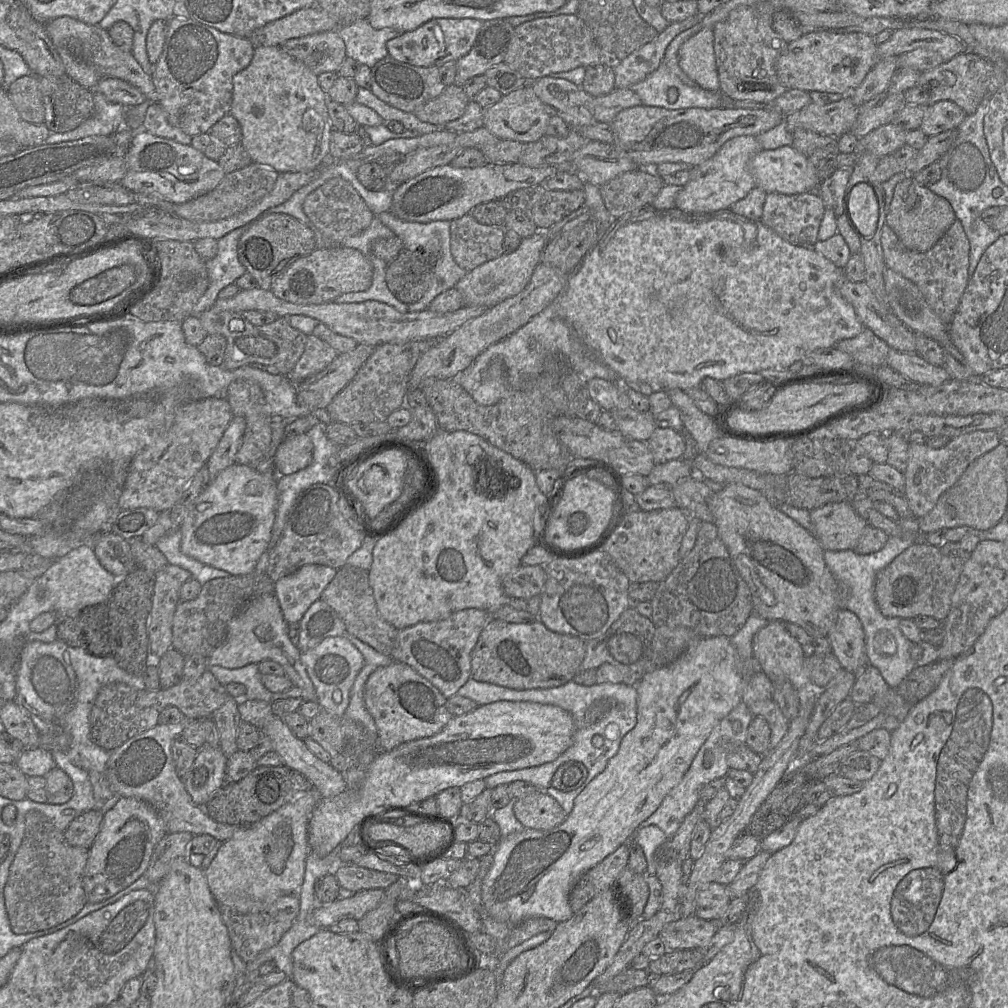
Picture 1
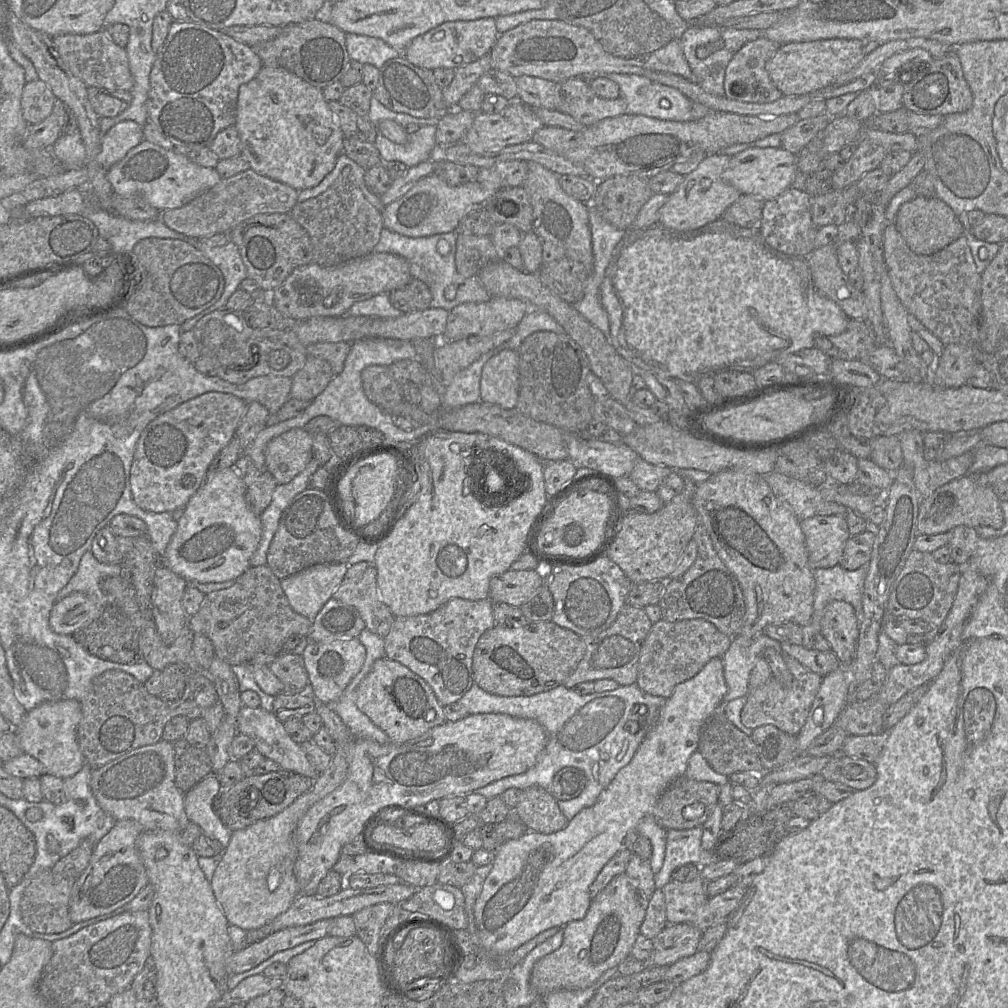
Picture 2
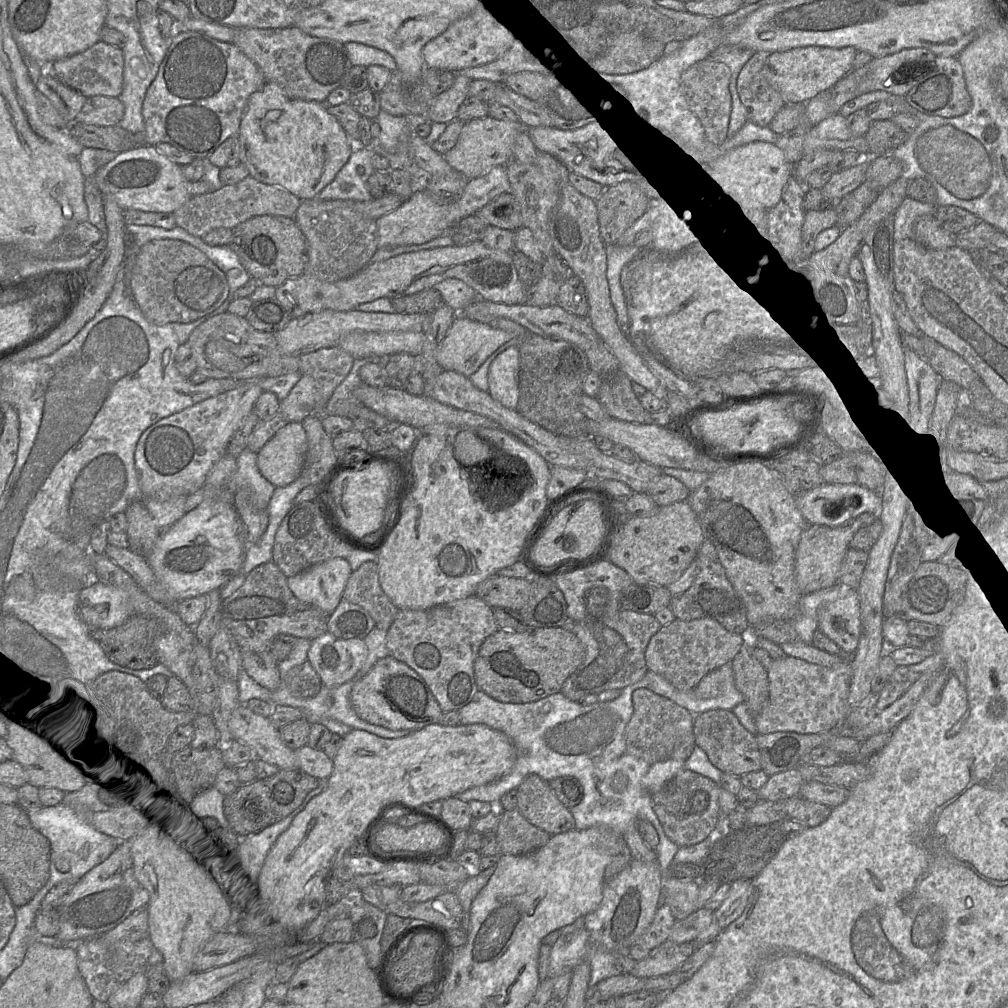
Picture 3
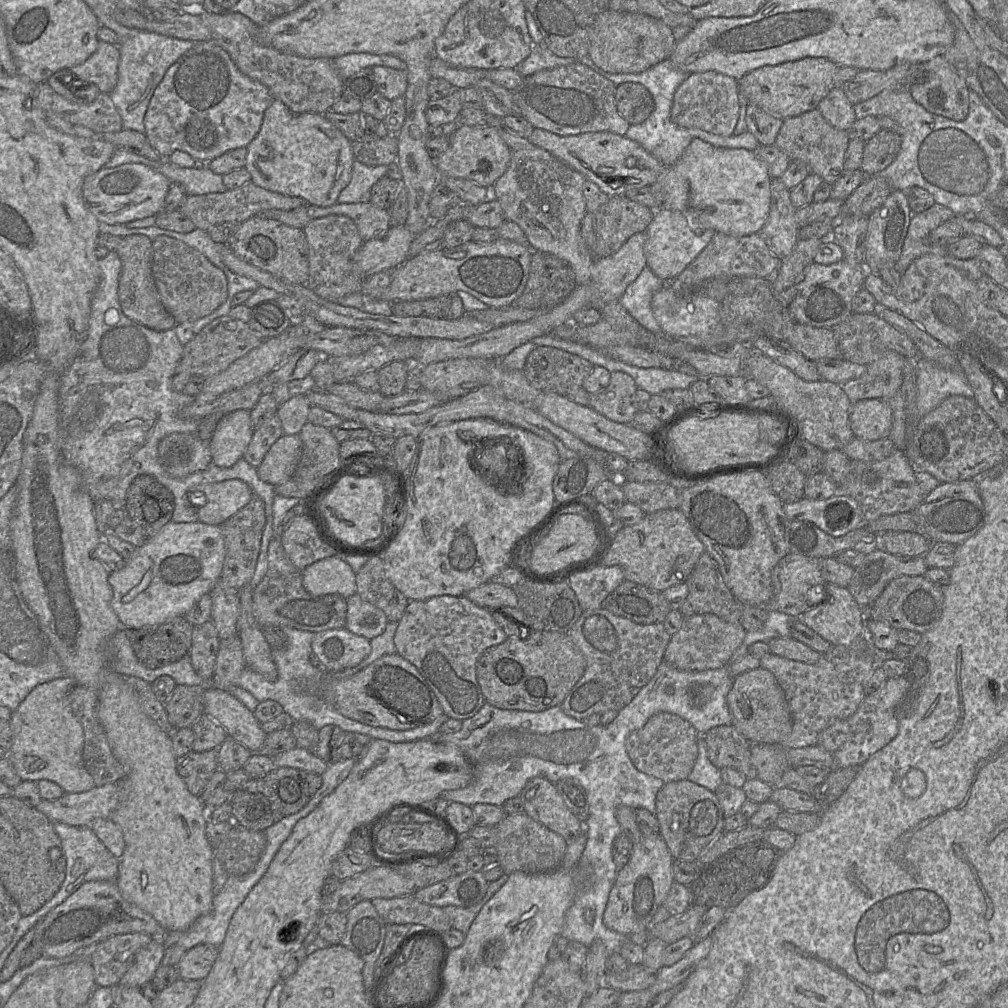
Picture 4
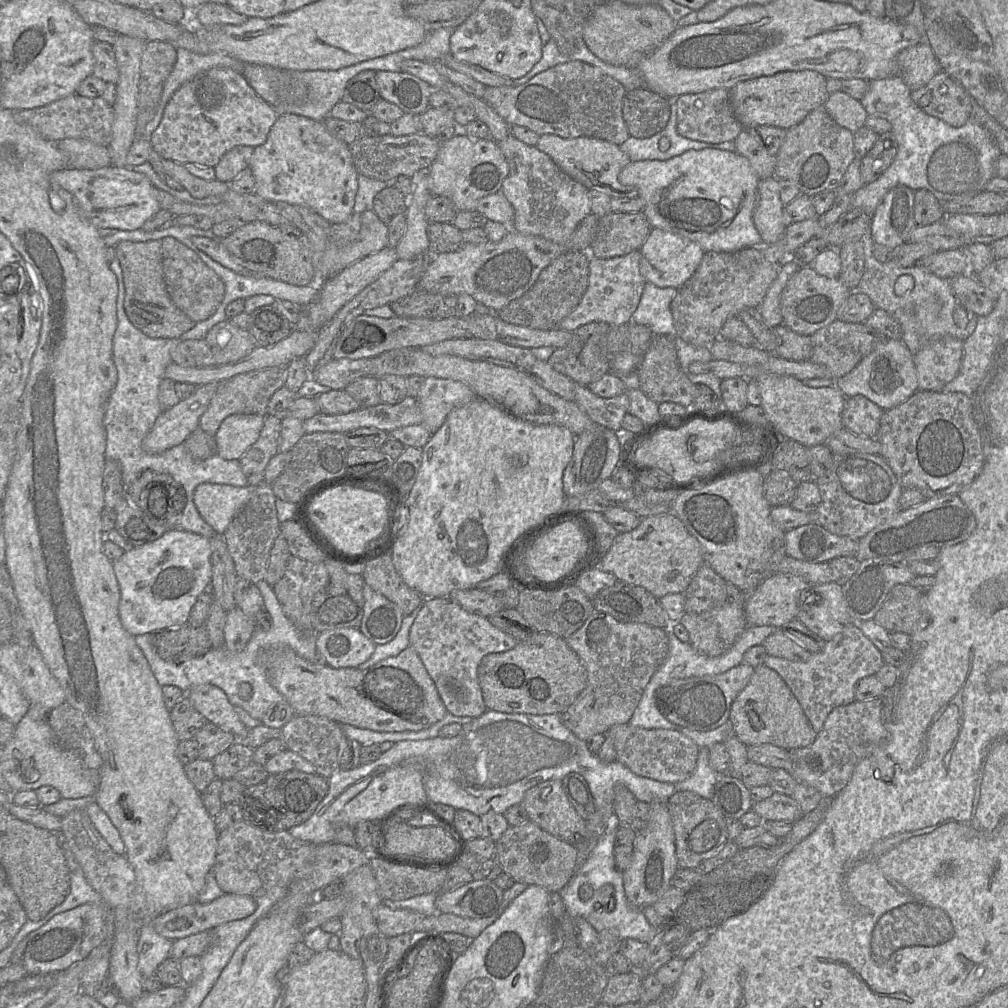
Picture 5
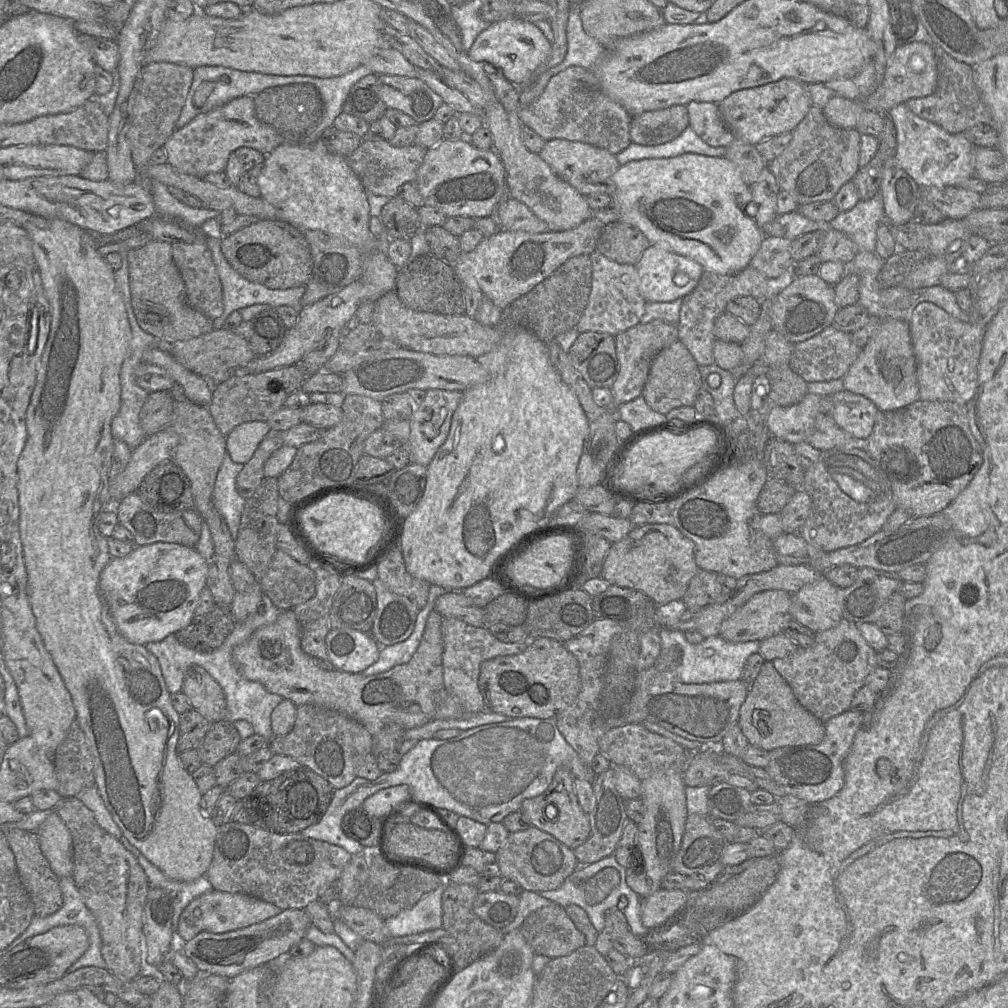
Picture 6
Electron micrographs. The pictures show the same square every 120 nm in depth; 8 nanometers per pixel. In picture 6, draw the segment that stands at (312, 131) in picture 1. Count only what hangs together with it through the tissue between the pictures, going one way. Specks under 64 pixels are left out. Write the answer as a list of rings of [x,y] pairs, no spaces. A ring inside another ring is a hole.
[[[319,139],[312,144],[283,143],[267,155],[257,180],[261,198],[276,210],[276,220],[285,221],[305,230],[320,230],[339,236],[358,248],[363,254],[367,250],[366,237],[370,237],[370,206],[367,191],[352,171],[346,157],[330,152]]]

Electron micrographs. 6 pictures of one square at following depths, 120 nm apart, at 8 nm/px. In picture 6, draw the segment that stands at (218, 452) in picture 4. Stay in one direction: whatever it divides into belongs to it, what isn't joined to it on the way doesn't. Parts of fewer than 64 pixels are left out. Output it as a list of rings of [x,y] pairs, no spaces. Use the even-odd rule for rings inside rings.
[[[252,421],[236,426],[226,436],[227,453],[235,463],[247,463],[270,430],[267,421]]]

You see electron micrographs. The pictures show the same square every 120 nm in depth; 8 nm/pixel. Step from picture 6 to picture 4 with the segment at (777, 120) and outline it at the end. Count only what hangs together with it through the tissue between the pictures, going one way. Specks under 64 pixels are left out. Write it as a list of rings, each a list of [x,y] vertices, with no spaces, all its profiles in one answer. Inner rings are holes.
[[[805,57],[778,65],[766,65],[738,79],[738,91],[748,102],[784,120],[818,109],[820,101],[833,88],[833,77],[838,68],[839,65],[824,57]]]

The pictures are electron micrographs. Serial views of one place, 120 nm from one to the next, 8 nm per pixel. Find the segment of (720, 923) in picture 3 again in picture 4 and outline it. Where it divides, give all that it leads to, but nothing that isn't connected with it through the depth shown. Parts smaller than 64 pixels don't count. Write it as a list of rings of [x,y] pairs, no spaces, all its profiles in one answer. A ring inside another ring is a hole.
[[[711,935],[695,942],[675,964],[661,967],[656,974],[655,982],[648,989],[650,989],[654,995],[658,995],[677,985],[682,985],[698,963],[709,953],[711,945]]]

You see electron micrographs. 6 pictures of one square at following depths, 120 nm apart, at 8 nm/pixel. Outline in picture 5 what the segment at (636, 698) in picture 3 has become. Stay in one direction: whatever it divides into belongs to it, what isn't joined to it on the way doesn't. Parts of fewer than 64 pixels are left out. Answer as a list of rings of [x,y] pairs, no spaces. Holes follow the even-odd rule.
[[[627,723],[614,725],[605,733],[613,740],[616,760],[638,776],[677,784],[696,768],[699,747],[678,729],[645,729]]]

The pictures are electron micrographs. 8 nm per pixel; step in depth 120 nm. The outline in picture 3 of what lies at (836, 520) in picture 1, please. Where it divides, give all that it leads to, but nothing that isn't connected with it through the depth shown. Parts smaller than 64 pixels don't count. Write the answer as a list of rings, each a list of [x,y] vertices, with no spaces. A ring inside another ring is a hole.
[[[863,513],[857,519],[839,526],[807,524],[795,554],[795,582],[799,592],[807,595],[838,583],[842,561],[856,532],[870,526],[877,519],[875,514]]]

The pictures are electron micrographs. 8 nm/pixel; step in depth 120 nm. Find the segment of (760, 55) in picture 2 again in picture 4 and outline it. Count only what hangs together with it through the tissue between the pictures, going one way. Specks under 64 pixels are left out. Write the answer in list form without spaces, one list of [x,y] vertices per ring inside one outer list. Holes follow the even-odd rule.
[[[748,102],[746,106],[747,129],[761,145],[775,145],[783,120],[776,118],[761,107]]]

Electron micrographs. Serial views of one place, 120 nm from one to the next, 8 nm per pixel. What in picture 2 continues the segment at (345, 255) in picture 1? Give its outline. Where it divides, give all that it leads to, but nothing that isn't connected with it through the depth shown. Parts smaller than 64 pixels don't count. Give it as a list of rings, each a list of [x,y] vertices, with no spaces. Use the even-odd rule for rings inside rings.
[[[392,253],[370,254],[345,263],[324,267],[314,262],[299,266],[274,290],[273,305],[286,317],[304,321],[314,317],[347,315],[351,306],[380,293],[390,293],[412,279],[410,263]]]

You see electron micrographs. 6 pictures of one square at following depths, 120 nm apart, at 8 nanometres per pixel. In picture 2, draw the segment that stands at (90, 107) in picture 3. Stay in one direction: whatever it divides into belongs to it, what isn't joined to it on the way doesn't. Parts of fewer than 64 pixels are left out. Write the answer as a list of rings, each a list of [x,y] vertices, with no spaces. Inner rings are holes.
[[[88,87],[88,97],[99,117],[115,117],[127,109],[132,101],[130,91]]]

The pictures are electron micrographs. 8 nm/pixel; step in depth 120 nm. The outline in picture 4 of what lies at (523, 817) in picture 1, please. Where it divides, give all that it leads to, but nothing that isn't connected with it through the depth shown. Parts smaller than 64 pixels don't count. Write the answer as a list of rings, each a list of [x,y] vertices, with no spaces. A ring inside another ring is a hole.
[[[547,778],[530,779],[519,796],[524,813],[567,841],[584,832],[583,823],[568,809],[555,784]]]

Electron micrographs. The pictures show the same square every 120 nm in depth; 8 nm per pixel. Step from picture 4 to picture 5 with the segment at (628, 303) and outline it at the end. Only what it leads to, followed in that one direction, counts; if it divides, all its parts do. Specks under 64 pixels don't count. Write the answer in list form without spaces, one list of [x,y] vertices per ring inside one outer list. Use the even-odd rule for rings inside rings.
[[[646,282],[631,322],[648,326],[654,335],[673,337],[676,329],[670,305],[676,293],[676,288]]]

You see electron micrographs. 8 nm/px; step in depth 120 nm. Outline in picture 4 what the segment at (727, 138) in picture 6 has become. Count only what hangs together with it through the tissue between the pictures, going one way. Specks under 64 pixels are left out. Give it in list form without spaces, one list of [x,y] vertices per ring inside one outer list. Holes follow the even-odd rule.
[[[715,71],[687,74],[675,91],[671,120],[683,128],[698,128],[728,137],[733,135],[739,118],[737,79]]]

